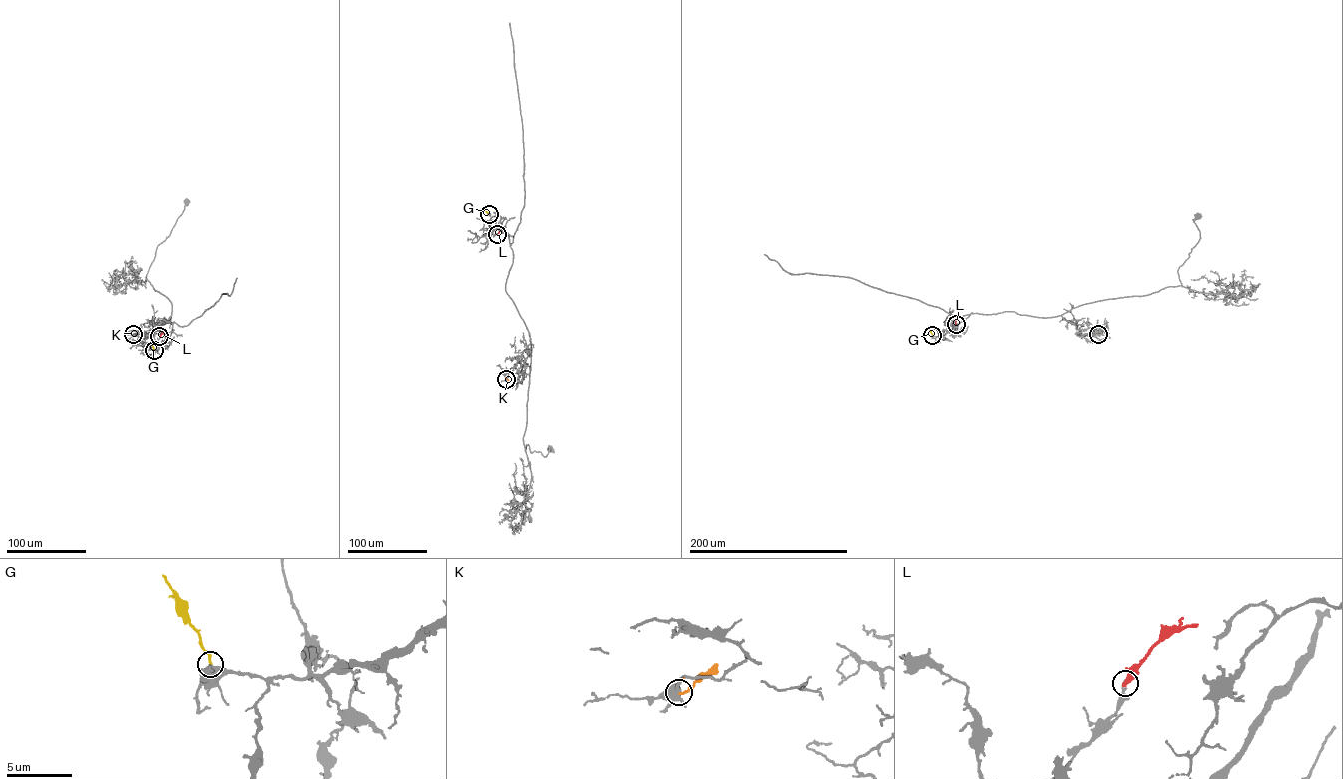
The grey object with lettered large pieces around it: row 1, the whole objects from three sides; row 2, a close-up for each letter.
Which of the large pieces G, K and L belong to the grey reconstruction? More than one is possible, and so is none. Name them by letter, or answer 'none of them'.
G

